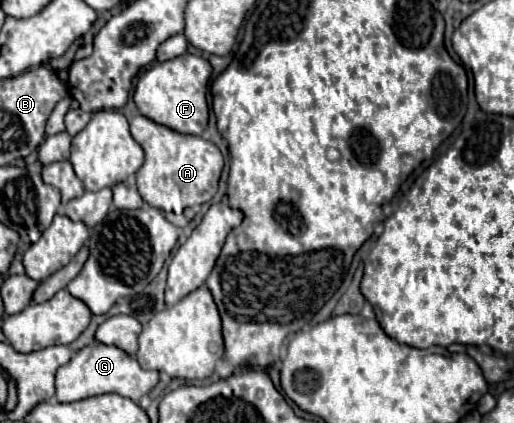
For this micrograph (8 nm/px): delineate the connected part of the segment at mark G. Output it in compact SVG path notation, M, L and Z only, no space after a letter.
M96 342L96 344L88 344L82 350L78 350L68 364L58 368L56 400L58 402L76 402L76 400L84 400L90 396L114 392L114 394L120 394L124 398L138 402L144 394L148 394L156 386L158 376L160 374L156 370L140 368L136 358L126 356L126 352L122 352L120 348Z

